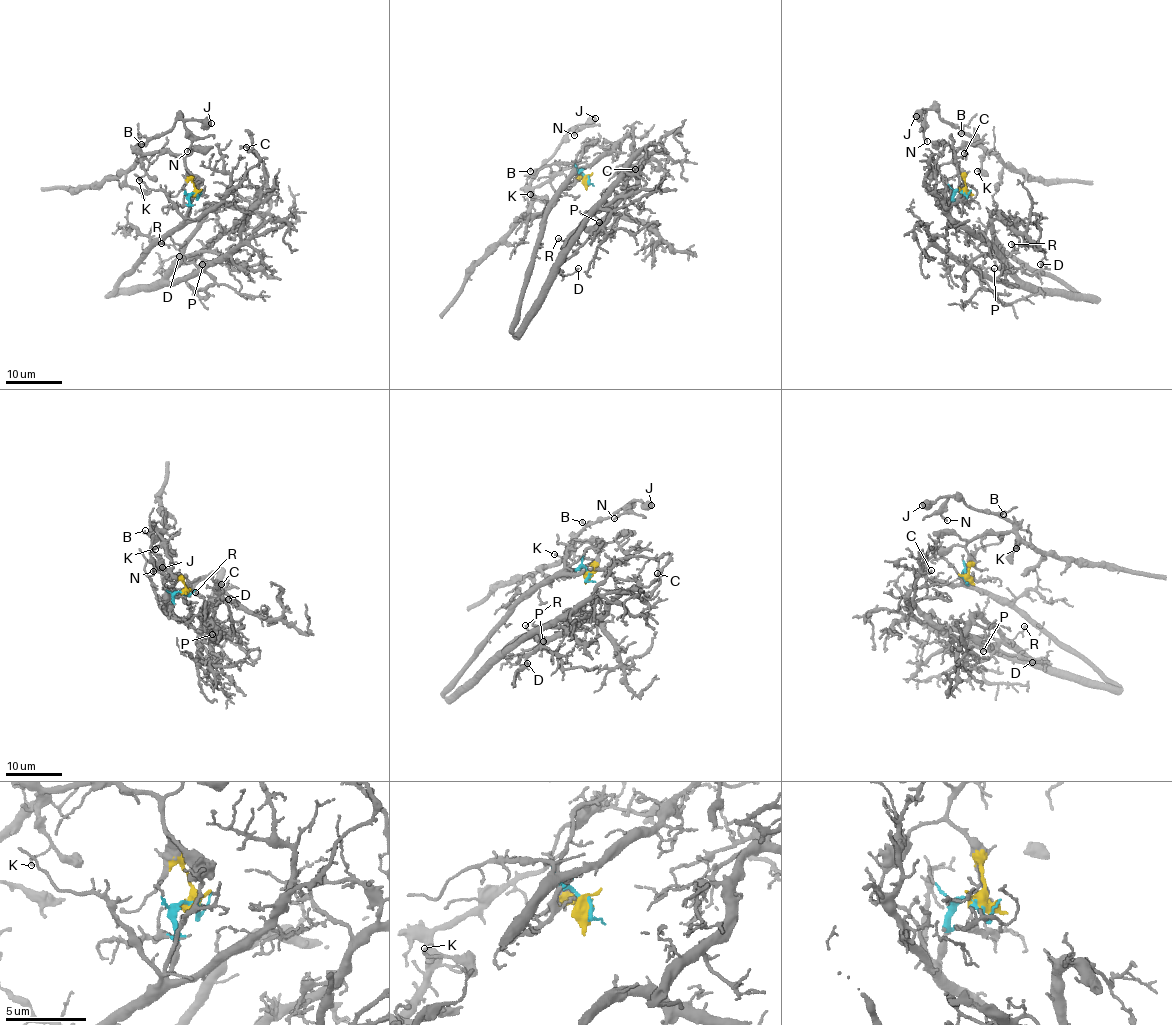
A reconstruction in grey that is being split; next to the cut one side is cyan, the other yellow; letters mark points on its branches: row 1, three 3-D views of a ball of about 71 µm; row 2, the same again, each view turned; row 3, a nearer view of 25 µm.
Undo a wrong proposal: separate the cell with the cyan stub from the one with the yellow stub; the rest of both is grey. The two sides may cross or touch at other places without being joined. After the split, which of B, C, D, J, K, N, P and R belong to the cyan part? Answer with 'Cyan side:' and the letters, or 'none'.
Cyan side: C, D, P, R

